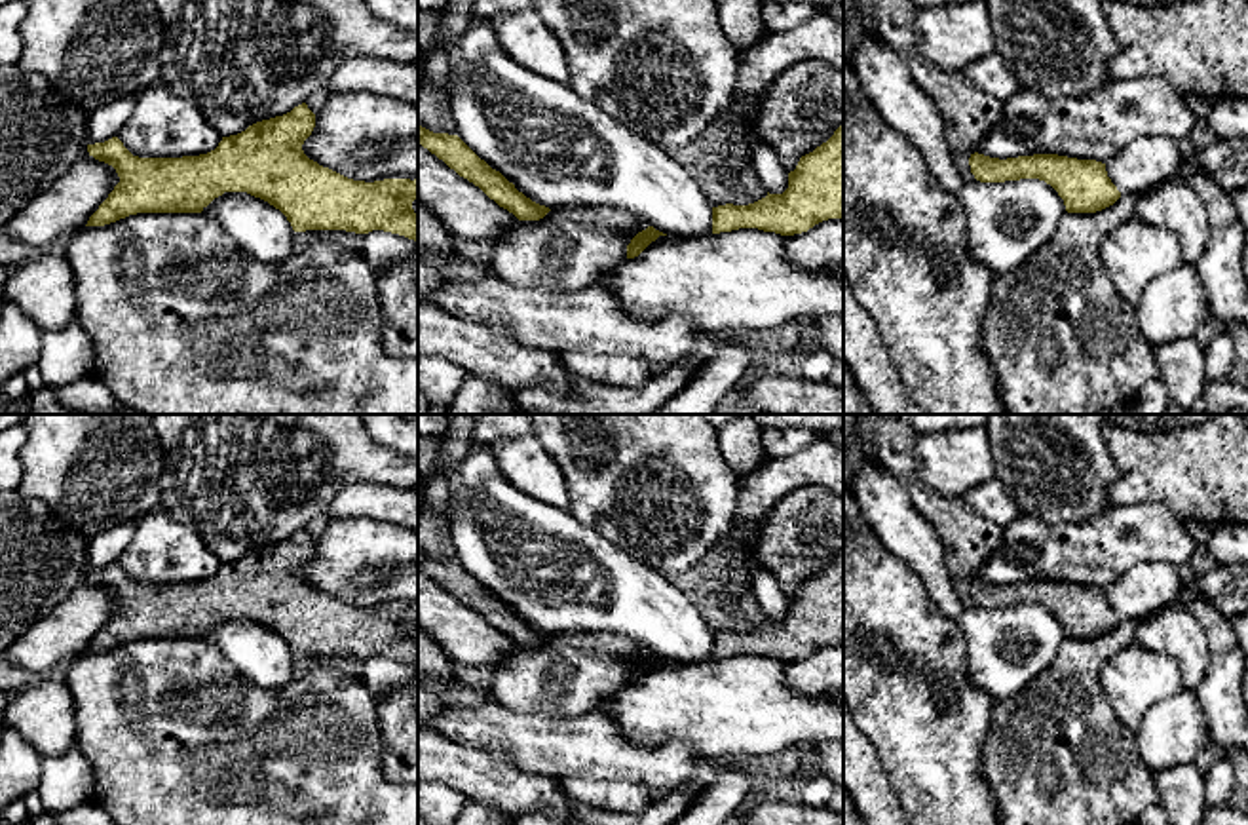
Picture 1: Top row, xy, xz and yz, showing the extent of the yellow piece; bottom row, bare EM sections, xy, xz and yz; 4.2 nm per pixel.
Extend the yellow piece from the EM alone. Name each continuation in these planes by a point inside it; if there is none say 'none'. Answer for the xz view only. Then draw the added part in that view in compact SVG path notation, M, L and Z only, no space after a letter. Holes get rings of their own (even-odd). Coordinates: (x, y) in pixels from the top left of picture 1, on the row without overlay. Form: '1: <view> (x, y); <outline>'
none

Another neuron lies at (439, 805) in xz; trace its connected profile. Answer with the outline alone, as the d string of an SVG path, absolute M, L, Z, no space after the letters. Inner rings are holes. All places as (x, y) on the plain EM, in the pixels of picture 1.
M418 781L418 815L427 825L454 825L460 817L465 796L444 783Z

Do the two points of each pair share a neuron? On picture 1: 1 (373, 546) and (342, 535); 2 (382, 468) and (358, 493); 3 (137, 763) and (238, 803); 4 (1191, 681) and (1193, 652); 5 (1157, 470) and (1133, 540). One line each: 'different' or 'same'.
1: same
2: different
3: same
4: same
5: different

